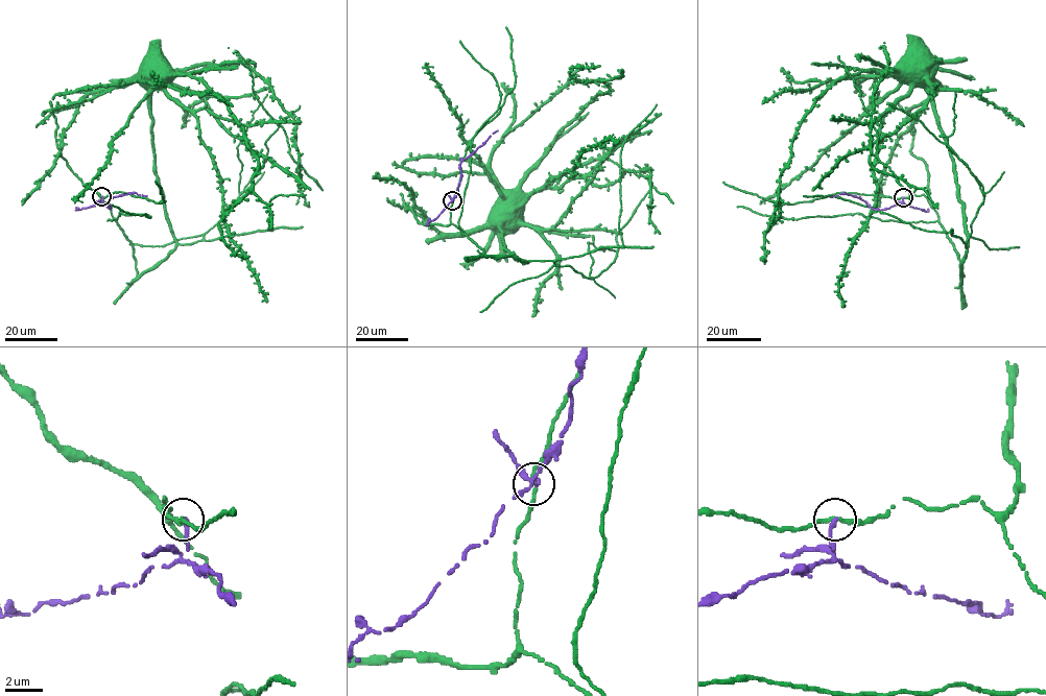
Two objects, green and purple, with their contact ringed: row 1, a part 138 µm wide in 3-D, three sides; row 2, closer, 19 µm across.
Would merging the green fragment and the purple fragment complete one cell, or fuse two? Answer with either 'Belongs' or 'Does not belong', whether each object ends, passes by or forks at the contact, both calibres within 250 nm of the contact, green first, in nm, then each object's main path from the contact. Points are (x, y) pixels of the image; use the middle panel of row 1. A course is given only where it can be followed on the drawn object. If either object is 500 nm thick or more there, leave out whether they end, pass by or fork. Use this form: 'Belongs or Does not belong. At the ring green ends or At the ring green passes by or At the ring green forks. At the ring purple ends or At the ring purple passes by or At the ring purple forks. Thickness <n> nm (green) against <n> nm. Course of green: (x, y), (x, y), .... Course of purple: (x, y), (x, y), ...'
Does not belong. At the ring green passes by. At the ring purple ends. Thickness 240 nm (green) against 260 nm. Course of green: (452, 200), (448, 225), (423, 224), (404, 205), (444, 234), (461, 234), (481, 229), (510, 193), (514, 195). Course of purple: (453, 200), (460, 181), (460, 161), (497, 129)

